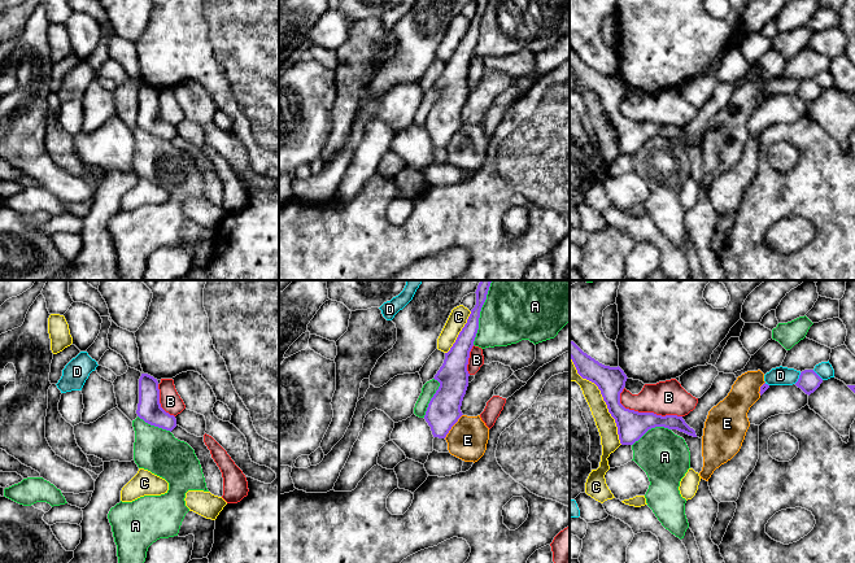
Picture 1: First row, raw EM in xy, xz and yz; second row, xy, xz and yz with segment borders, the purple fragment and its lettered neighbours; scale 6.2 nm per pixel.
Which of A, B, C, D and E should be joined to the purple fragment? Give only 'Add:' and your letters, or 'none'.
Add: none

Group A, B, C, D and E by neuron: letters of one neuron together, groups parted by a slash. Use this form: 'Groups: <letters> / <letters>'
Groups: A / B / C / D / E

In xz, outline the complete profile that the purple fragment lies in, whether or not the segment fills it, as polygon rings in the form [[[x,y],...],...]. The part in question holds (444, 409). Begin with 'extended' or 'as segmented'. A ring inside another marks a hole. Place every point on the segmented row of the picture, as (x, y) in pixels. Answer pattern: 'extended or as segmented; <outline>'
as segmented; [[[480,280],[477,289],[476,289],[476,305],[471,310],[471,314],[467,319],[467,323],[459,332],[455,342],[450,348],[448,353],[445,353],[445,359],[437,374],[435,375],[435,380],[440,383],[439,389],[431,398],[424,419],[431,427],[433,437],[445,438],[452,427],[458,422],[458,419],[463,415],[461,411],[462,401],[466,394],[467,387],[468,387],[468,358],[470,352],[474,346],[474,341],[479,329],[479,318],[481,307],[487,300],[487,294],[489,291],[492,280]]]

